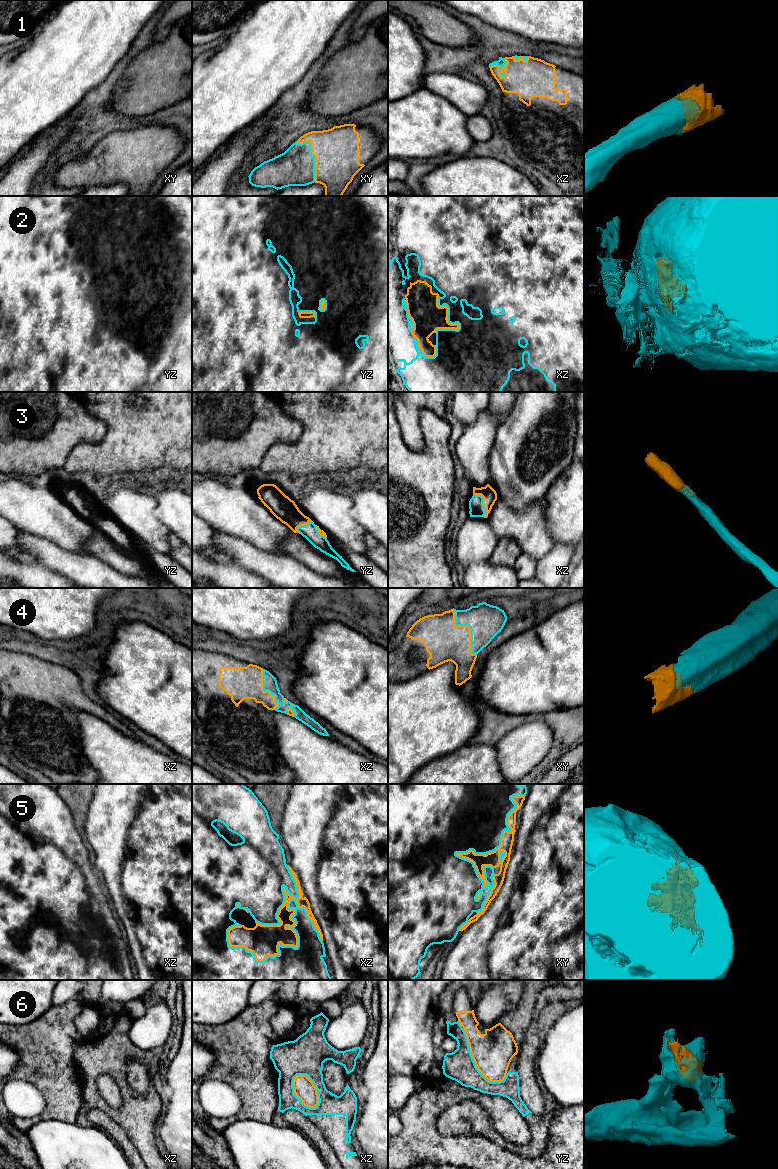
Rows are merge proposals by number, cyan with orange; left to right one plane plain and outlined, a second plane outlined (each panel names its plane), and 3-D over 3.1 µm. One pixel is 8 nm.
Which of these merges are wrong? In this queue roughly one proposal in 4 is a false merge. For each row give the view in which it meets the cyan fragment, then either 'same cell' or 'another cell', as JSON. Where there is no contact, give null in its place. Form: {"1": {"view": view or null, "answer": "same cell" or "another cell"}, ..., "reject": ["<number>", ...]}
{"1": {"view": "xy", "answer": "same cell"}, "2": {"view": "xz", "answer": "same cell"}, "3": {"view": "xz", "answer": "same cell"}, "4": {"view": "xy", "answer": "same cell"}, "5": {"view": "xz", "answer": "same cell"}, "6": {"view": "xz", "answer": "another cell"}, "reject": ["6"]}

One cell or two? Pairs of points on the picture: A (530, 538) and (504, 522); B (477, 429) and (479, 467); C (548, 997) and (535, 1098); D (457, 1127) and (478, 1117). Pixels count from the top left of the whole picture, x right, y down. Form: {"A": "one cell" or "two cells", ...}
{"A": "one cell", "B": "one cell", "C": "one cell", "D": "one cell"}

